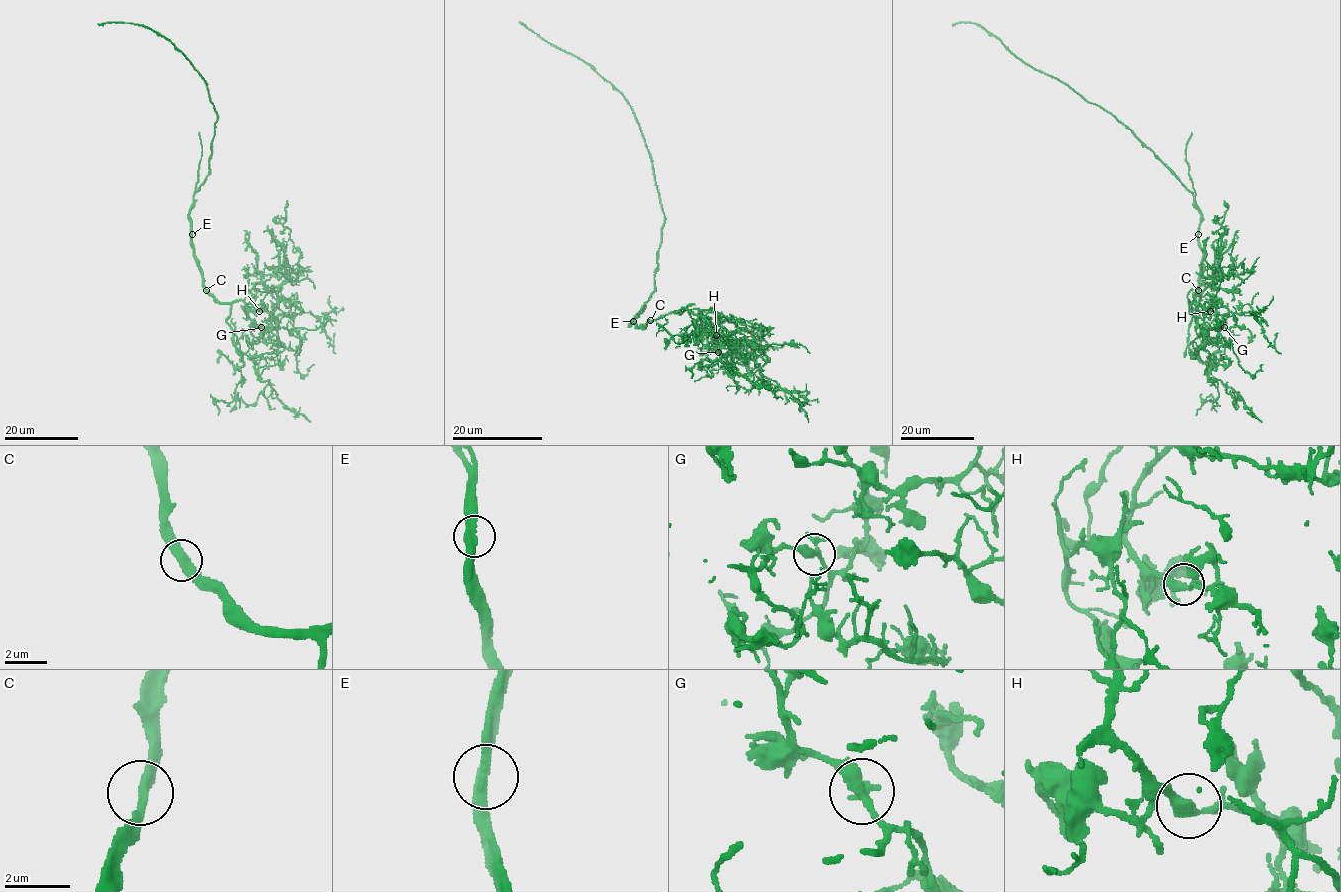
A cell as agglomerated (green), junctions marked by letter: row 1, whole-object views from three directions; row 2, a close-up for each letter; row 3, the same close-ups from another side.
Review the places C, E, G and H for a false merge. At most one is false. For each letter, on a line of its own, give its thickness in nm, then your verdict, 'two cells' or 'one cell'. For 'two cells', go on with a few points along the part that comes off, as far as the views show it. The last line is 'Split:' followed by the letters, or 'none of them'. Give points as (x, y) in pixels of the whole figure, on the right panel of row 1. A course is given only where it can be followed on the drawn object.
C: calibre 320 nm; one cell
E: calibre 340 nm; one cell
G: calibre 340 nm; one cell
H: calibre 360 nm; one cell
Split: none of them

